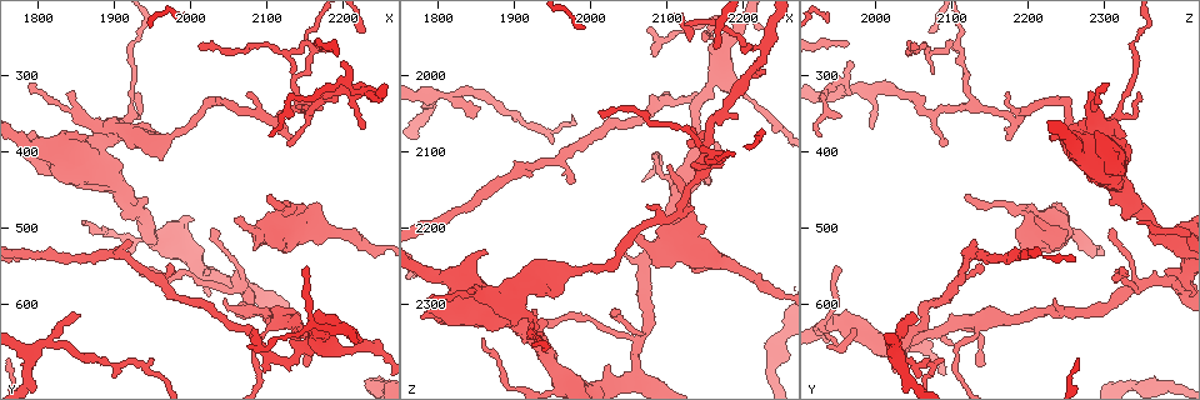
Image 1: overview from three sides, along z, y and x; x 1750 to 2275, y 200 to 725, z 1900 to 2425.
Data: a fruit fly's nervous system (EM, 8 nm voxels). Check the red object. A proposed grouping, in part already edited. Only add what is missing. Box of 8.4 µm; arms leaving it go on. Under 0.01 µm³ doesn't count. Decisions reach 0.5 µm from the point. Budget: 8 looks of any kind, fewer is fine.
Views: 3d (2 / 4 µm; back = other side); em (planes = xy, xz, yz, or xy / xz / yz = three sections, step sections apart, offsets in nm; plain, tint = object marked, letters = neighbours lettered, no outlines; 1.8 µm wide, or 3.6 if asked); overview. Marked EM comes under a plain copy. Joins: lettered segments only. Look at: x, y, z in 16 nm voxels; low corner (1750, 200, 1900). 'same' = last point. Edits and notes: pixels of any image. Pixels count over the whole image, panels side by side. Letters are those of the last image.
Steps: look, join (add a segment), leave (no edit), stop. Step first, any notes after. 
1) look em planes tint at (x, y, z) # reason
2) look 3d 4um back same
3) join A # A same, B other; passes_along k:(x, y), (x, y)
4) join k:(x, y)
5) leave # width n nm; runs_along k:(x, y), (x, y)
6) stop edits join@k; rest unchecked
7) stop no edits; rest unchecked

look em 3.6um planes tint at (2085, 525, 2230) # an open end

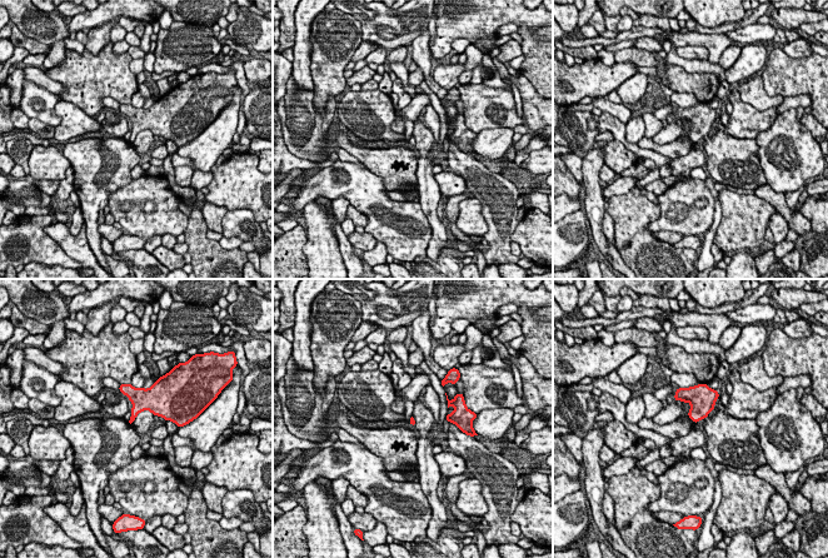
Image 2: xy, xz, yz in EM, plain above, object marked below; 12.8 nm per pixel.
look em 3.6um planes letters same

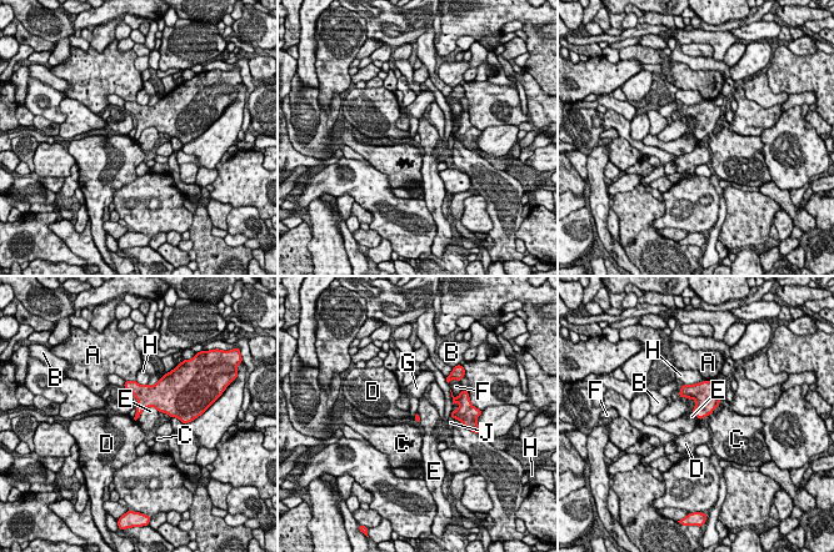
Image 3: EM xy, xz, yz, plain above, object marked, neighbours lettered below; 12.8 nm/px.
leave # A other, B other, C other, D other, E other, F other, G other, H other, J other; none of them fits

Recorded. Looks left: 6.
look 3d 2um at (1895, 375, 2300) # four arms meet

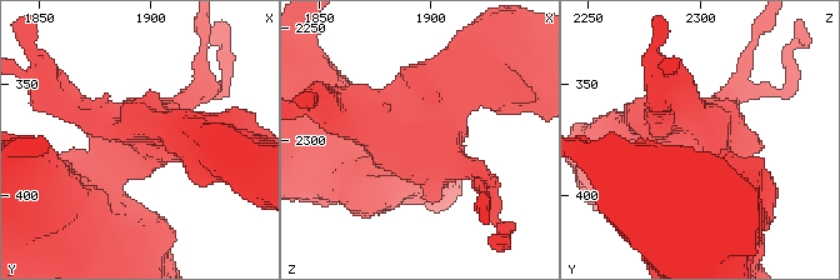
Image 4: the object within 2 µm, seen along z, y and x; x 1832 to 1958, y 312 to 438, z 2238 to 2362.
look em planes tint at (1899, 373, 2301)

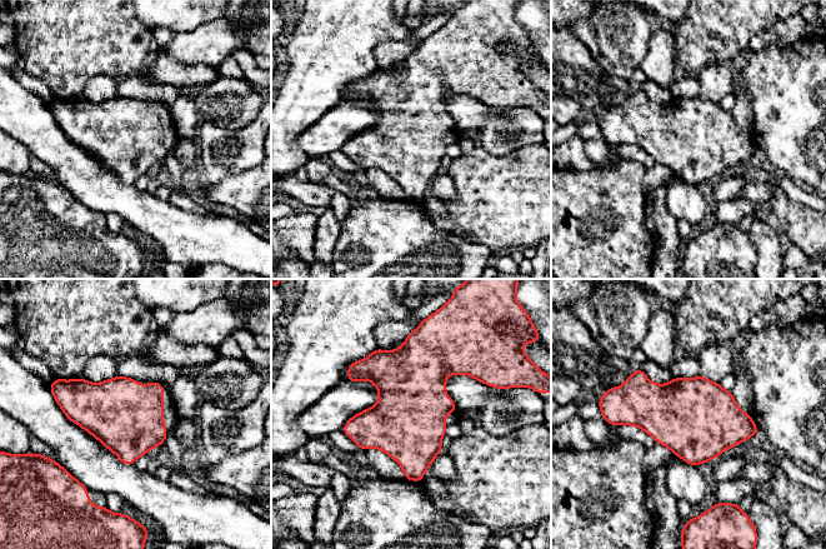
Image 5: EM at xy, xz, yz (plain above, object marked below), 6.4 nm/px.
look em planes letters same

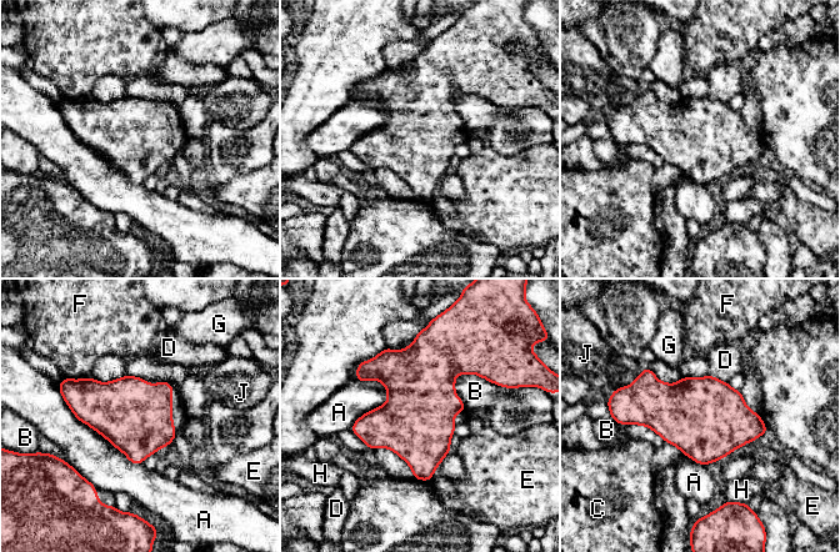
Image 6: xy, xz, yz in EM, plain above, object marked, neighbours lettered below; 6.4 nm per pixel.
leave # longest_contact A 700 nm; A other, B other, C other, D other, E other, F other, G other, H other, J other; none of them fits

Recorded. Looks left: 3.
look 3d 2um at (1850, 610, 2045) # branch stops here

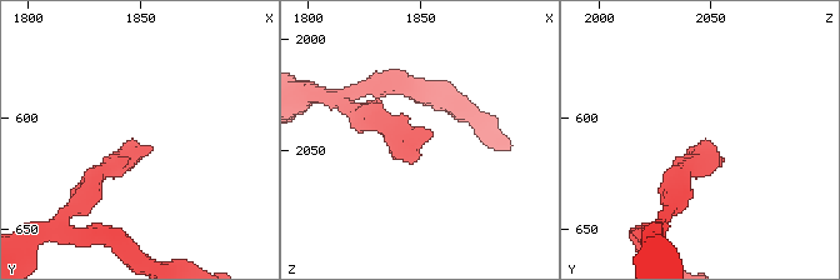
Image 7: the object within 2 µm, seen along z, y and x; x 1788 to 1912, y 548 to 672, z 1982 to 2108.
look em planes letters at (1854, 614, 2042) # now the EM

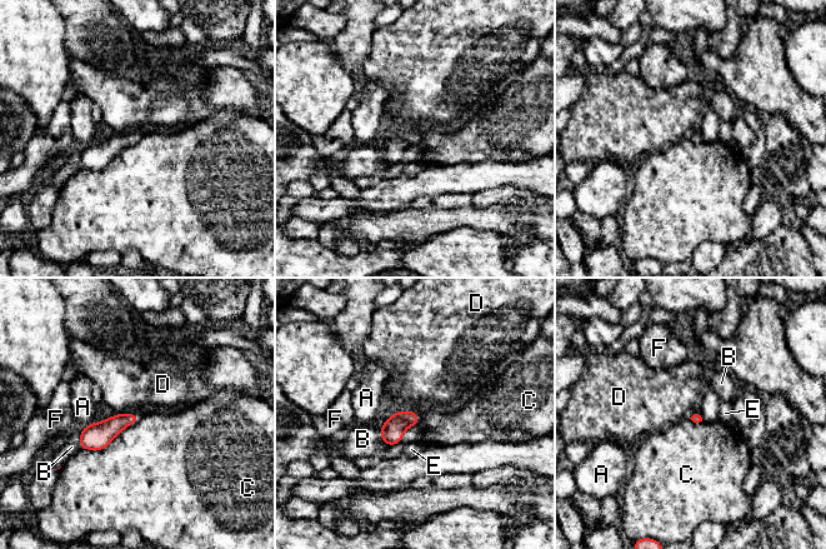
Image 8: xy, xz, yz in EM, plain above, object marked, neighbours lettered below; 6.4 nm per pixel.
leave # A other, B other, C other, D other, E other, F other; no lettered segment goes on from it

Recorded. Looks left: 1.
stop no edits; rest unchecked

